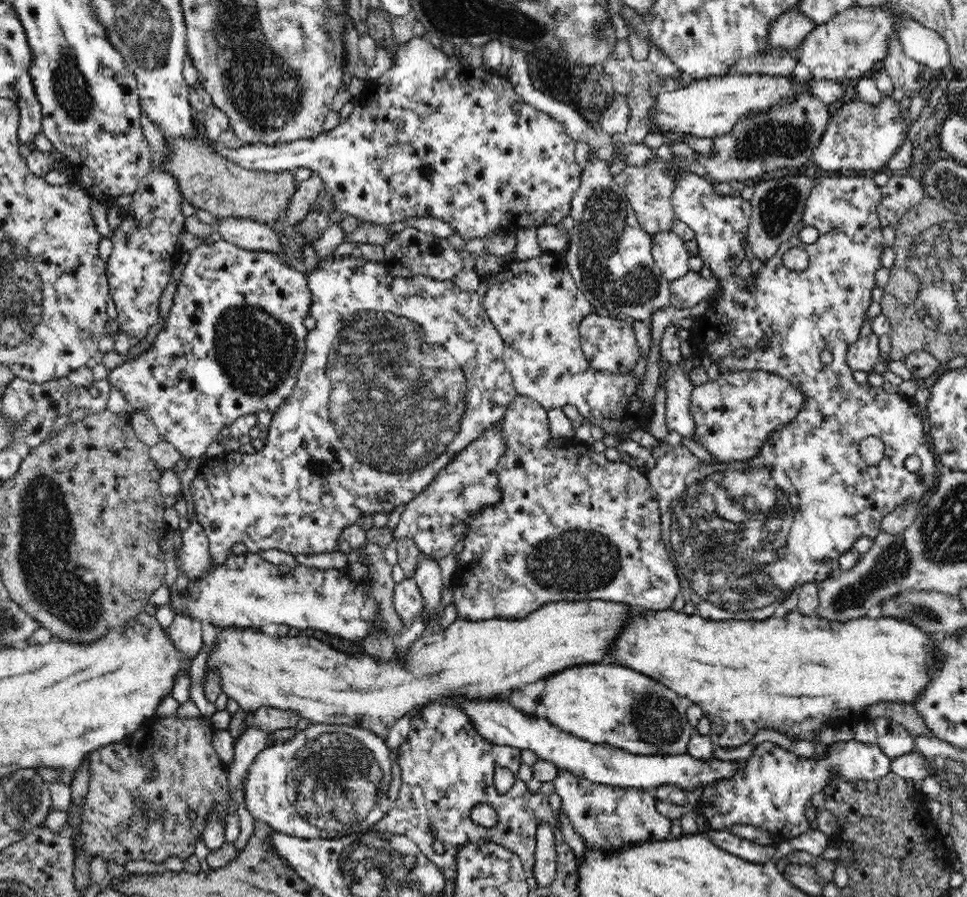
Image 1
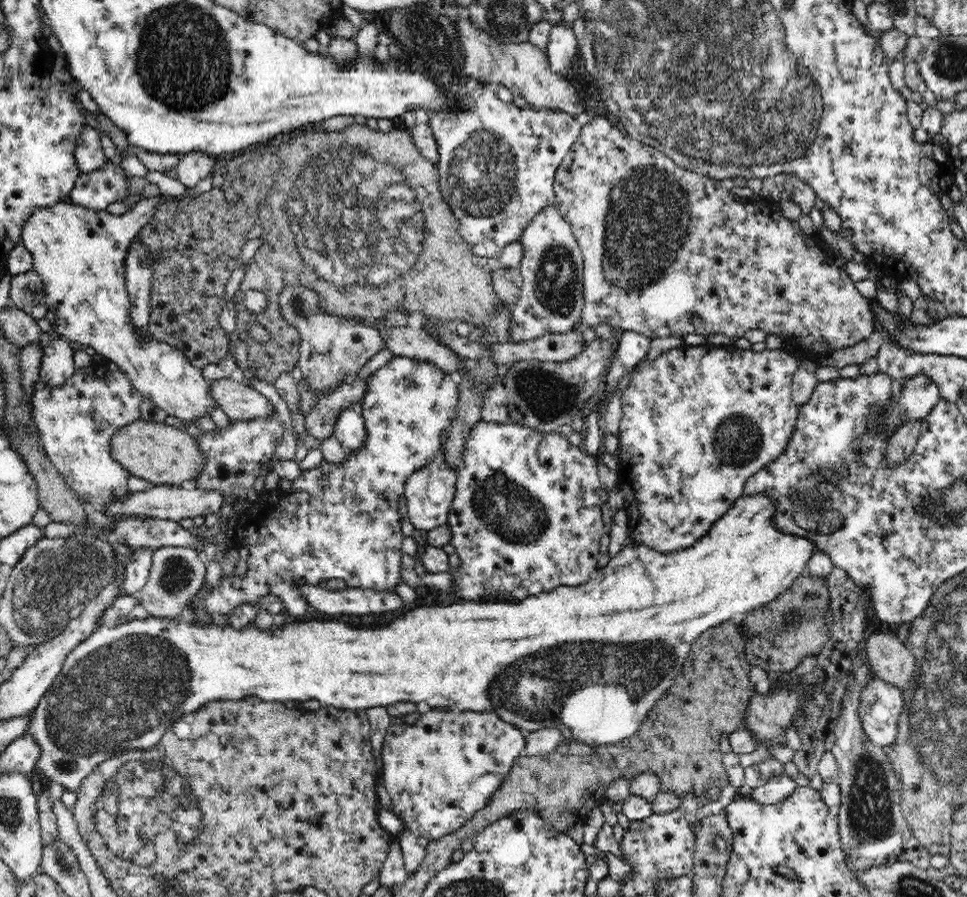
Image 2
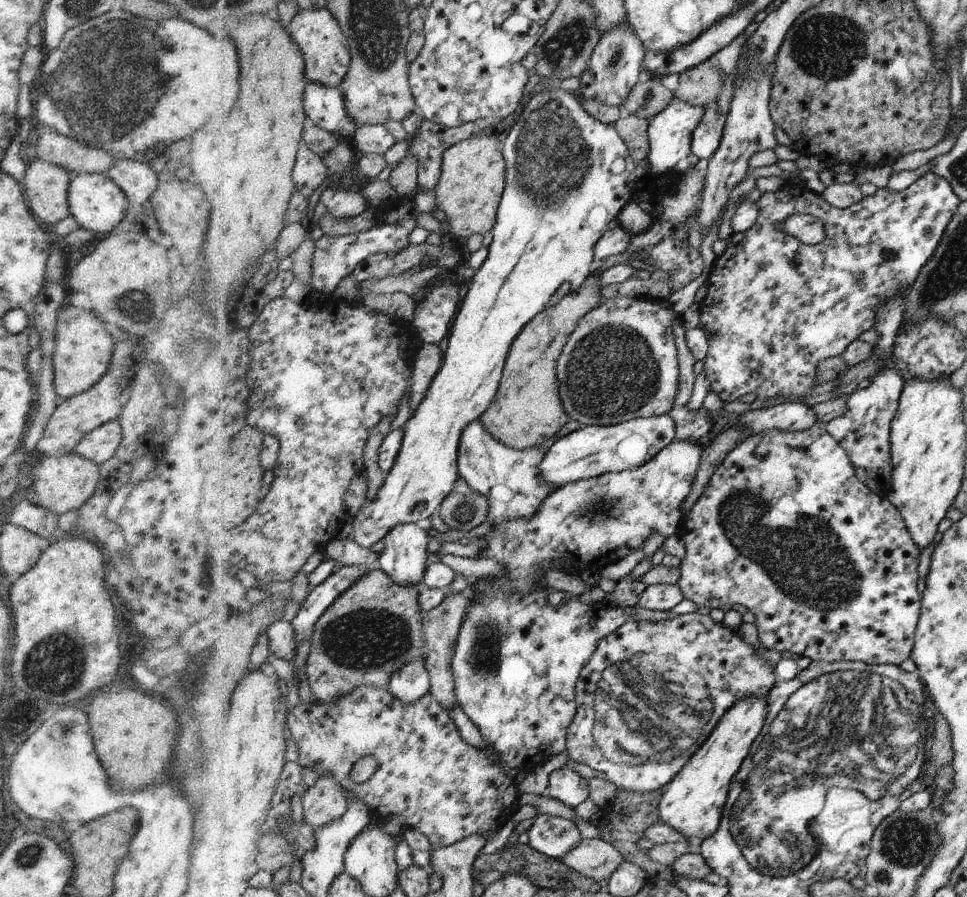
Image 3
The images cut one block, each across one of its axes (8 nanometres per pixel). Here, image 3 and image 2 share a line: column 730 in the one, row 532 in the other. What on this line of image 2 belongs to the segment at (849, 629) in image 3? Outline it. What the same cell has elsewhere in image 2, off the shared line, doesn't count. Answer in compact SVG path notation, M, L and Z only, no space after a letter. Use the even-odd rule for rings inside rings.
M478 421L467 434L466 446L459 459L454 500L447 518L452 538L449 542L455 548L454 558L459 558L459 567L451 568L453 592L463 601L503 601L517 602L528 596L553 591L556 587L570 587L584 584L593 578L598 570L596 564L601 556L600 538L604 536L604 522L600 514L600 481L597 457L583 448L574 446L568 438L558 432L544 433L530 427L514 423Z

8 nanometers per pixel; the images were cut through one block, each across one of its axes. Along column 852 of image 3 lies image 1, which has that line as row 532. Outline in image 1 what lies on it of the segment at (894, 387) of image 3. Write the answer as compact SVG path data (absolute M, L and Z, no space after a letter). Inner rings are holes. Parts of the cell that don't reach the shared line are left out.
M498 424L485 430L457 458L445 466L425 490L404 505L400 520L393 530L393 540L411 538L419 551L434 560L444 560L454 544L462 538L462 528L472 512L484 506L496 504L501 492L498 484L498 458L506 443L502 442Z

